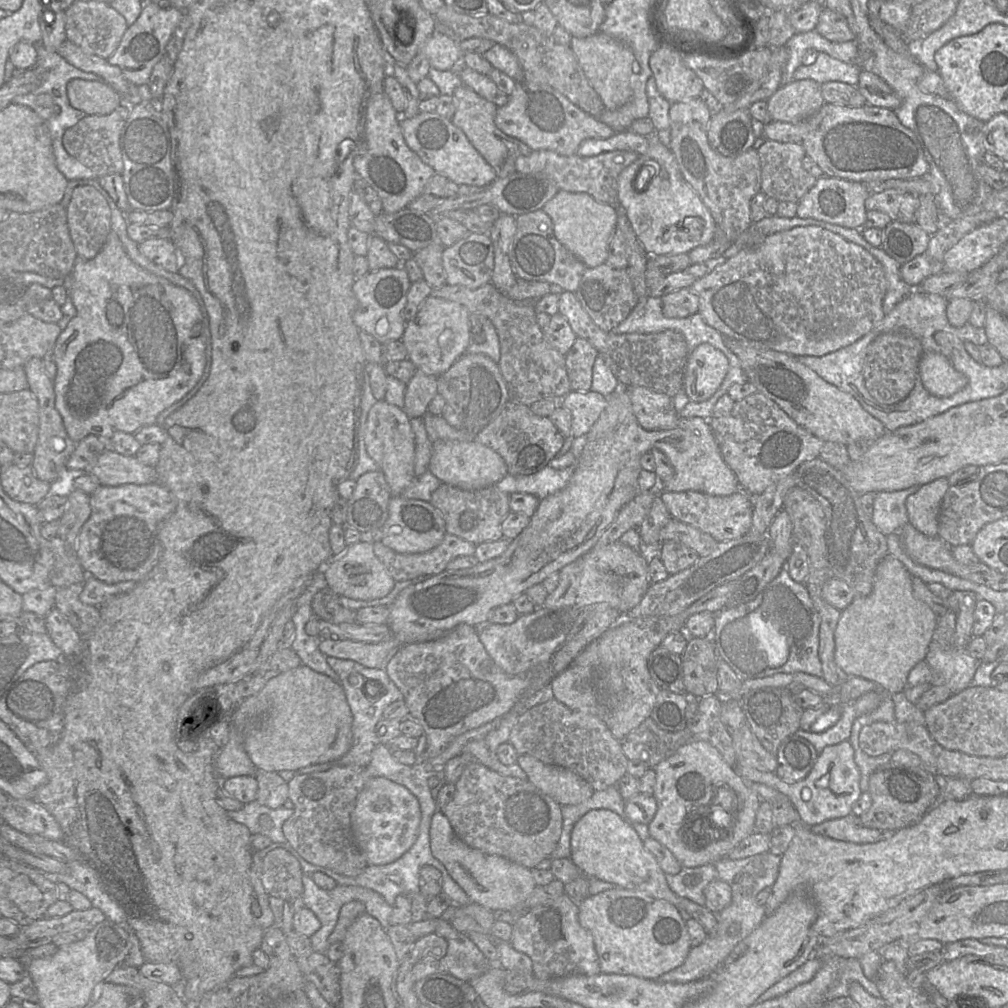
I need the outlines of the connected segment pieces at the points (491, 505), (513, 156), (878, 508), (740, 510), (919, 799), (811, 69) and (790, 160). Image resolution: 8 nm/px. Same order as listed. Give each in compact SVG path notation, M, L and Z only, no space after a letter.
M442 483L433 492L430 503L442 515L447 533L479 545L503 538L502 522L511 511L509 508L509 498L510 495L508 493L500 491L494 485L477 490L465 490Z
M464 84L455 89L453 97L456 111L451 119L452 123L464 132L473 147L493 167L497 178L504 178L516 172L517 158L530 155L532 149L526 143L506 135L496 126L498 107Z
M913 485L898 491L876 492L871 522L885 536L898 532L908 523L906 500L922 485Z
M743 490L731 495L716 496L699 491L662 491L659 496L671 517L710 534L718 542L741 538L748 534L752 524L752 503Z
M888 762L872 772L869 779L871 807L860 816L866 827L895 832L919 823L938 802L940 778L922 767L906 767Z
M819 52L811 65L801 64L794 72L794 80L812 79L819 84L830 81L843 82L857 87L861 69L847 64L824 52Z
M766 139L757 151L761 165L761 190L767 197L776 198L779 202L792 201L798 203L817 182L818 178L811 175L802 166L806 152L801 143Z

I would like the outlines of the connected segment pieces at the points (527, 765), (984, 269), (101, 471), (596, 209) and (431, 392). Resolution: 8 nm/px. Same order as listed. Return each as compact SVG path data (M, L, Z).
M519 755L516 762L522 770L527 774L528 781L535 785L543 793L550 796L561 806L578 805L590 799L595 790L581 776L570 769L546 764L529 755Z
M997 255L981 267L969 273L967 280L949 292L947 301L954 298L967 298L972 301L985 301L985 297L998 283L1001 268L997 263Z
M107 447L89 470L102 486L132 484L132 481L149 481L157 478L155 467L139 462L135 456L124 456Z
M560 190L542 210L553 222L556 239L587 268L594 268L606 262L609 243L617 226L617 206L600 203L586 193Z
M417 369L407 383L402 409L409 419L422 418L436 393L437 377Z

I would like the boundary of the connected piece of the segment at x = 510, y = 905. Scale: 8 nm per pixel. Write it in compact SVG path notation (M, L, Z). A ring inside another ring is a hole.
M440 811L435 812L431 819L430 847L433 856L444 865L470 901L493 912L518 909L537 886L531 869L502 856L483 853L463 842Z

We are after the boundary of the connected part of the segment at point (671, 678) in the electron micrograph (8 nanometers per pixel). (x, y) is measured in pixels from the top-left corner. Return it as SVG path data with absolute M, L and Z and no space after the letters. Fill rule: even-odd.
M660 645L650 654L647 668L659 689L685 694L681 655L671 653Z

